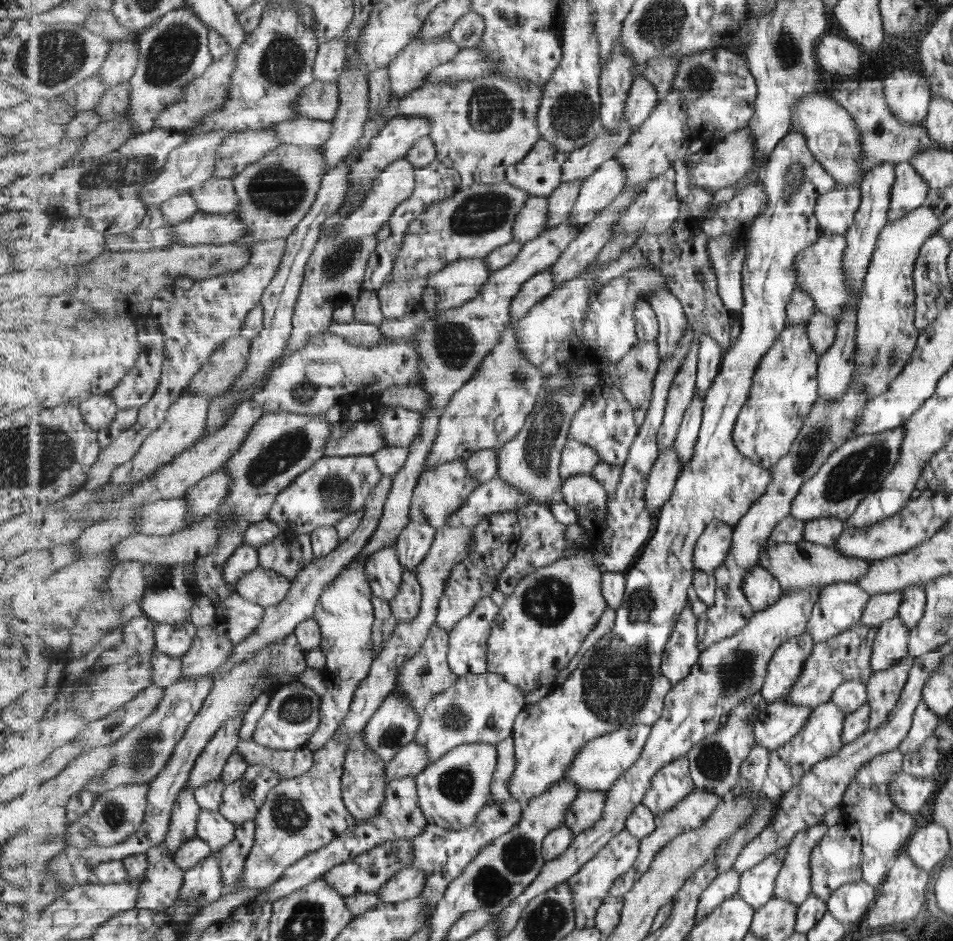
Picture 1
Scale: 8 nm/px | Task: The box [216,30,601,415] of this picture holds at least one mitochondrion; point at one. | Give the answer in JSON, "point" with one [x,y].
{"point":[275,190]}

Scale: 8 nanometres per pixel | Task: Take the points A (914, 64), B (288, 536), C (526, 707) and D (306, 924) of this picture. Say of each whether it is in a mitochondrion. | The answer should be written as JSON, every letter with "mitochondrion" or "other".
{"A":"other","B":"other","C":"other","D":"mitochondrion"}

